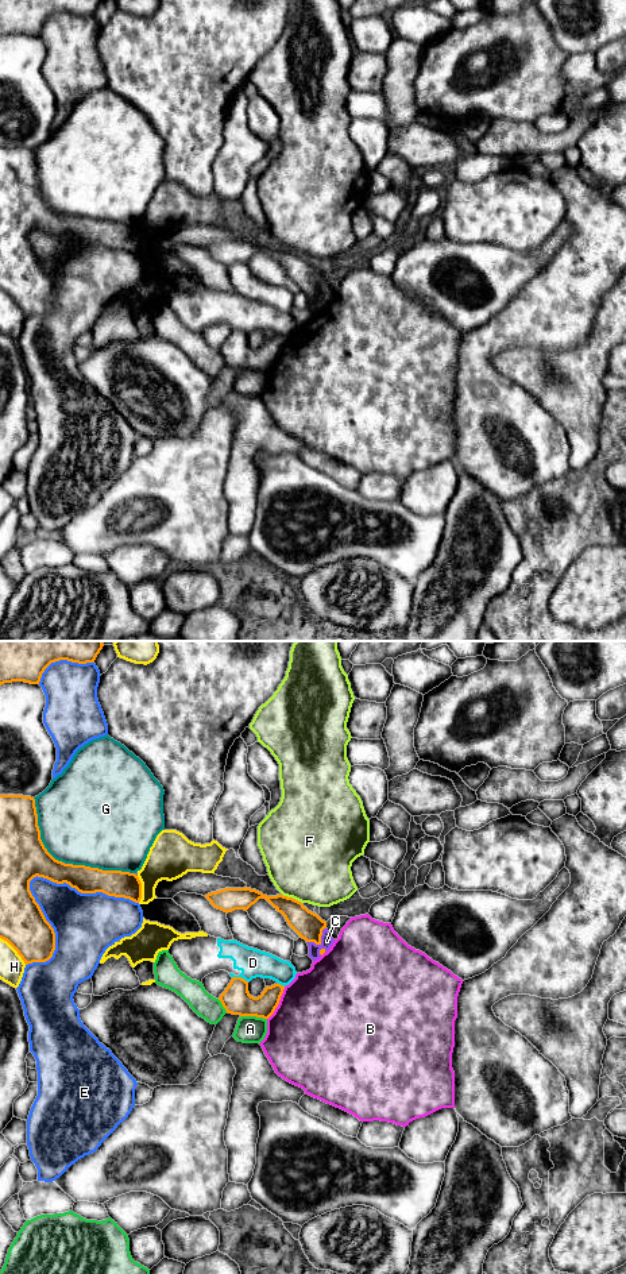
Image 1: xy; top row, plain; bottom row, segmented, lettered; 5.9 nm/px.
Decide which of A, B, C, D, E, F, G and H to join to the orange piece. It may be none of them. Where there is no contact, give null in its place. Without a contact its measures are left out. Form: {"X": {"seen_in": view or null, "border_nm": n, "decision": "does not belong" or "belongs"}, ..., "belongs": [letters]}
{"A": {"seen_in": "xy", "border_nm": 150, "decision": "does not belong"}, "B": {"seen_in": "xy", "border_nm": 220, "decision": "does not belong"}, "C": {"seen_in": "xy", "border_nm": 150, "decision": "does not belong"}, "D": {"seen_in": "xy", "border_nm": 110, "decision": "does not belong"}, "E": {"seen_in": "xy", "border_nm": 750, "decision": "does not belong"}, "F": {"seen_in": "xy", "border_nm": 130, "decision": "does not belong"}, "G": {"seen_in": "xy", "border_nm": 750, "decision": "does not belong"}, "H": {"seen_in": "xy", "border_nm": 220, "decision": "does not belong"}, "belongs": []}

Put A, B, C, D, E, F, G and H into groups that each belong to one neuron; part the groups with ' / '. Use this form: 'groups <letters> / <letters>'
groups A / B / C D / E / F / G / H

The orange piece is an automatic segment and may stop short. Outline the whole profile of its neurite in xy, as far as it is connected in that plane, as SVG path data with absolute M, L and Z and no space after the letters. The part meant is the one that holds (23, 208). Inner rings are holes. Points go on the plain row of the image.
M0 147L0 290L18 304L26 317L46 314L55 302L54 281L30 243L30 233L36 228L57 236L66 235L81 246L103 244L135 255L142 251L142 235L135 225L103 223L55 212L40 192L35 151L23 147Z

